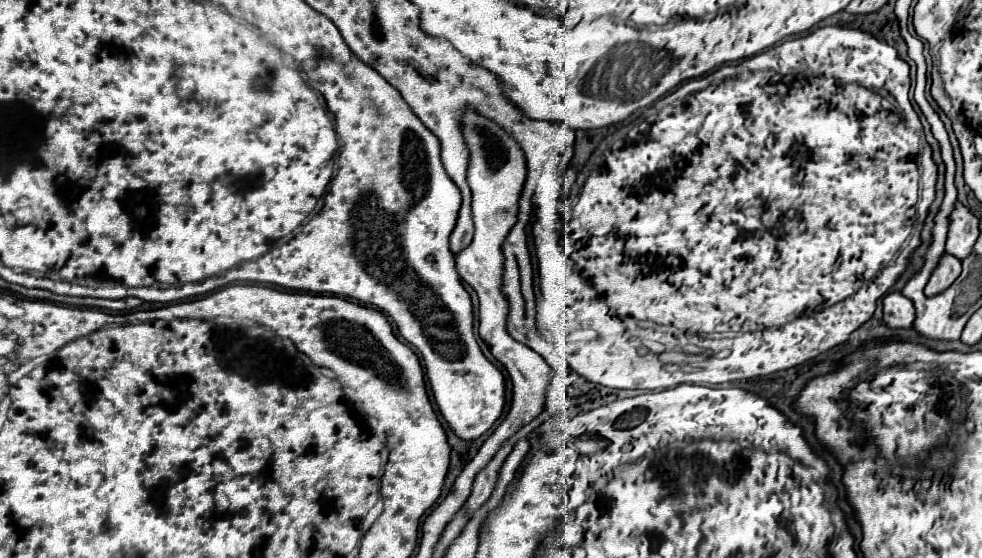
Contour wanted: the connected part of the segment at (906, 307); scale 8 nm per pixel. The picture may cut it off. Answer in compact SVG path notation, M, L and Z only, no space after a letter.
M891 292L883 298L883 322L889 328L909 328L915 320L913 302L901 292Z

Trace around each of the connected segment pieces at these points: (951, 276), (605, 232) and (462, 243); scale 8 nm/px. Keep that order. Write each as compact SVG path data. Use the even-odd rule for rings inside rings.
M945 254L943 260L939 262L939 266L935 268L931 280L925 286L925 296L931 298L931 296L941 294L943 290L947 290L957 280L959 274L961 274L961 262L951 258L951 254Z
M821 26L817 30L813 30L811 34L797 38L797 40L787 40L783 44L777 44L761 54L757 54L751 60L745 60L743 64L737 66L725 66L719 68L707 76L689 80L685 84L681 84L671 96L665 96L661 100L657 100L655 104L651 104L649 108L645 108L641 112L641 116L631 124L631 128L627 128L625 132L617 134L605 148L603 152L603 162L599 168L591 170L577 204L573 206L571 212L571 220L565 224L565 228L561 228L561 246L565 250L567 256L559 256L559 252L555 252L551 238L547 238L545 228L541 230L541 220L547 220L547 206L541 204L539 194L535 192L533 196L533 206L535 206L535 224L533 224L533 242L535 242L535 254L537 254L537 262L539 262L539 288L541 288L541 296L543 296L543 306L537 306L537 328L547 328L547 332L551 330L549 326L563 326L563 338L567 338L569 344L569 364L571 368L583 376L589 382L607 386L607 388L643 388L643 390L667 390L671 386L677 384L723 384L723 382L735 382L735 380L747 380L747 378L755 378L755 376L765 376L765 374L773 374L773 372L781 372L781 370L789 370L797 364L803 364L843 342L849 340L851 332L855 332L859 326L863 326L875 312L877 300L881 296L885 296L895 282L901 278L901 274L909 268L909 258L913 256L913 252L921 246L921 230L925 224L925 218L929 214L929 206L935 200L935 184L937 184L937 164L931 160L931 146L925 140L925 134L921 120L907 94L909 94L909 86L911 86L911 78L909 78L909 64L905 60L899 58L897 50L885 42L879 42L875 36L871 36L869 32L863 30L853 30L853 28L839 28L839 26ZM663 352L673 352L673 354L683 354L683 362L675 364L675 362L663 362Z
M457 218L457 226L455 226L455 230L451 232L451 238L449 238L451 252L457 254L463 248L467 248L471 238L473 238L473 220L471 218Z

